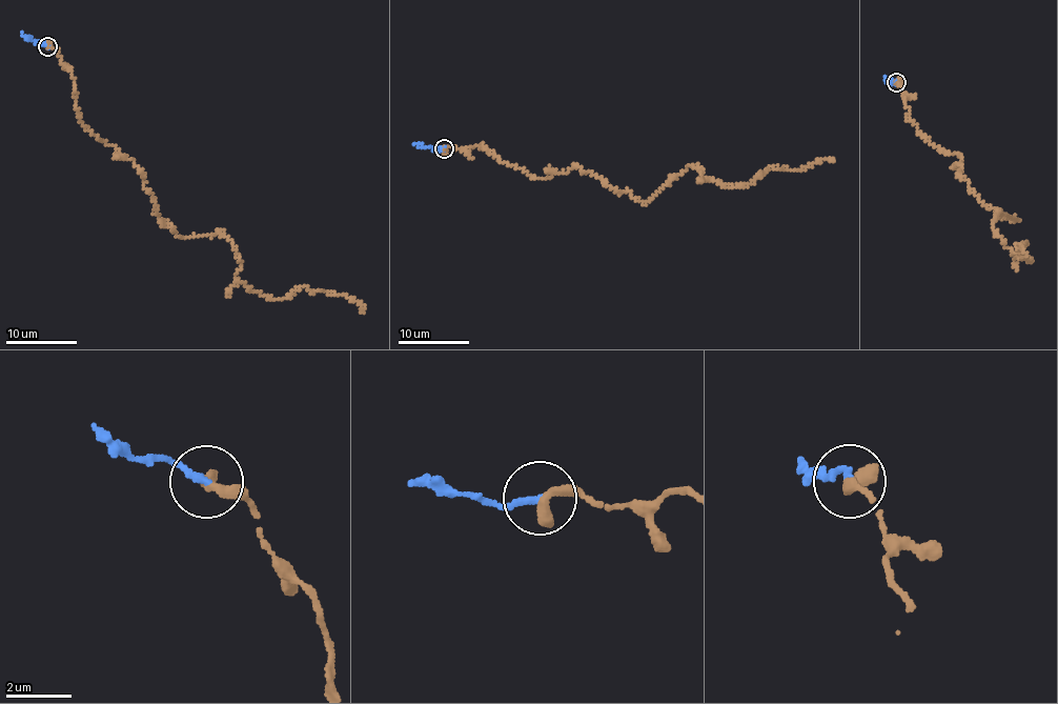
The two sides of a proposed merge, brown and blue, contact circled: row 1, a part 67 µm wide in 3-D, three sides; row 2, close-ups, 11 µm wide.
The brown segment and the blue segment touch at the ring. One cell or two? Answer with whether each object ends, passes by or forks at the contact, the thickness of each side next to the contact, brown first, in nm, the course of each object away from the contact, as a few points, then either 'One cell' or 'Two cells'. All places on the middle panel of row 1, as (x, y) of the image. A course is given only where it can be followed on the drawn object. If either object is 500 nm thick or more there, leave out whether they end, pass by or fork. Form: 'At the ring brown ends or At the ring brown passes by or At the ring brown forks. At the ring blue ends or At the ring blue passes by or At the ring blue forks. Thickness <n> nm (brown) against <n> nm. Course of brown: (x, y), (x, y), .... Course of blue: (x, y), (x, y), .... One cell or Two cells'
At the ring brown ends. At the ring blue ends. Thickness 460 nm (brown) against 200 nm. Course of brown: (443, 147), (484, 145), (540, 179), (576, 166), (647, 202), (691, 164), (728, 186), (835, 160). Course of blue: (443, 147), (435, 149), (414, 145). One cell

